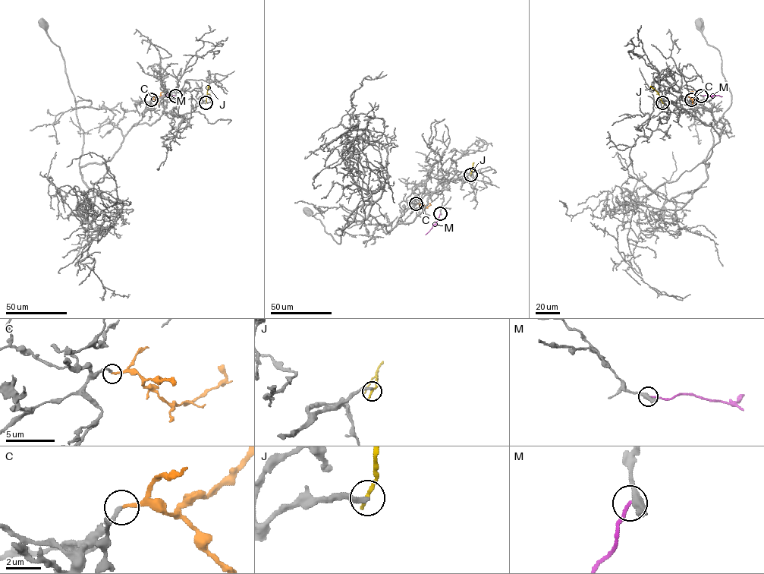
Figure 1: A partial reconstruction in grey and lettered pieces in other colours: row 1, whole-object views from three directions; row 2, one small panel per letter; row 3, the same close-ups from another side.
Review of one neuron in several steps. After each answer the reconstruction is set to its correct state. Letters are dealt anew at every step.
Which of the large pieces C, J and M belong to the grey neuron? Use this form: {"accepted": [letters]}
{"accepted": ["C"]}

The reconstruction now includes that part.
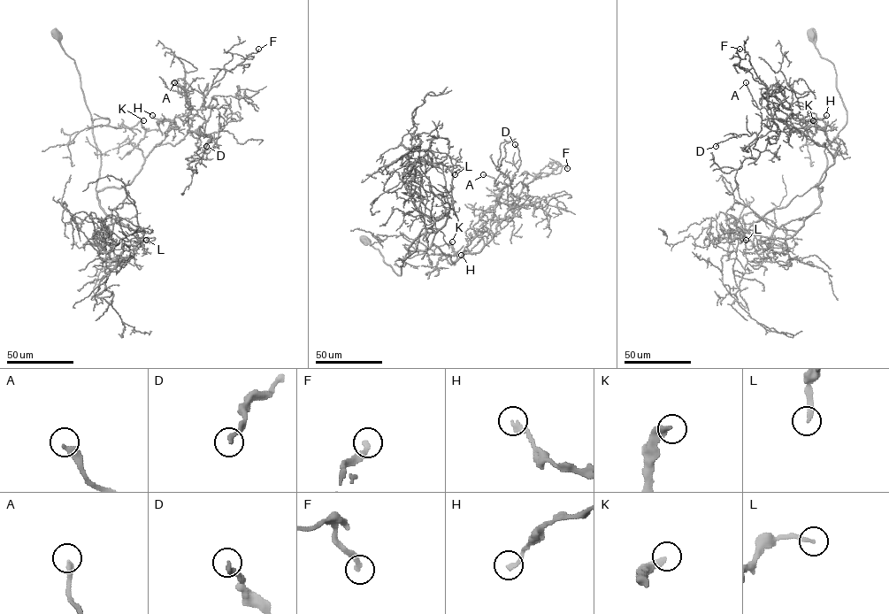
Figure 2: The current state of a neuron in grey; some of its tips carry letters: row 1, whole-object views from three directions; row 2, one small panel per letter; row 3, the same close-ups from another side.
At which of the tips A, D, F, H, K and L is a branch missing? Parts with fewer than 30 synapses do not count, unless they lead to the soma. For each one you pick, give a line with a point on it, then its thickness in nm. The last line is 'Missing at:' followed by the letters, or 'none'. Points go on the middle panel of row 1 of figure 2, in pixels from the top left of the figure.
K: place (452, 241); calibre 320 nm
Missing at: K

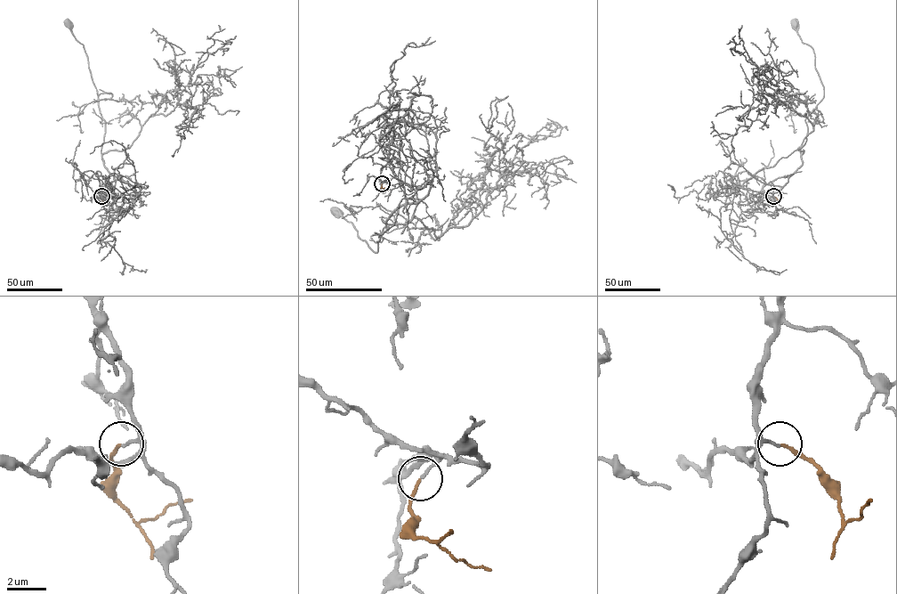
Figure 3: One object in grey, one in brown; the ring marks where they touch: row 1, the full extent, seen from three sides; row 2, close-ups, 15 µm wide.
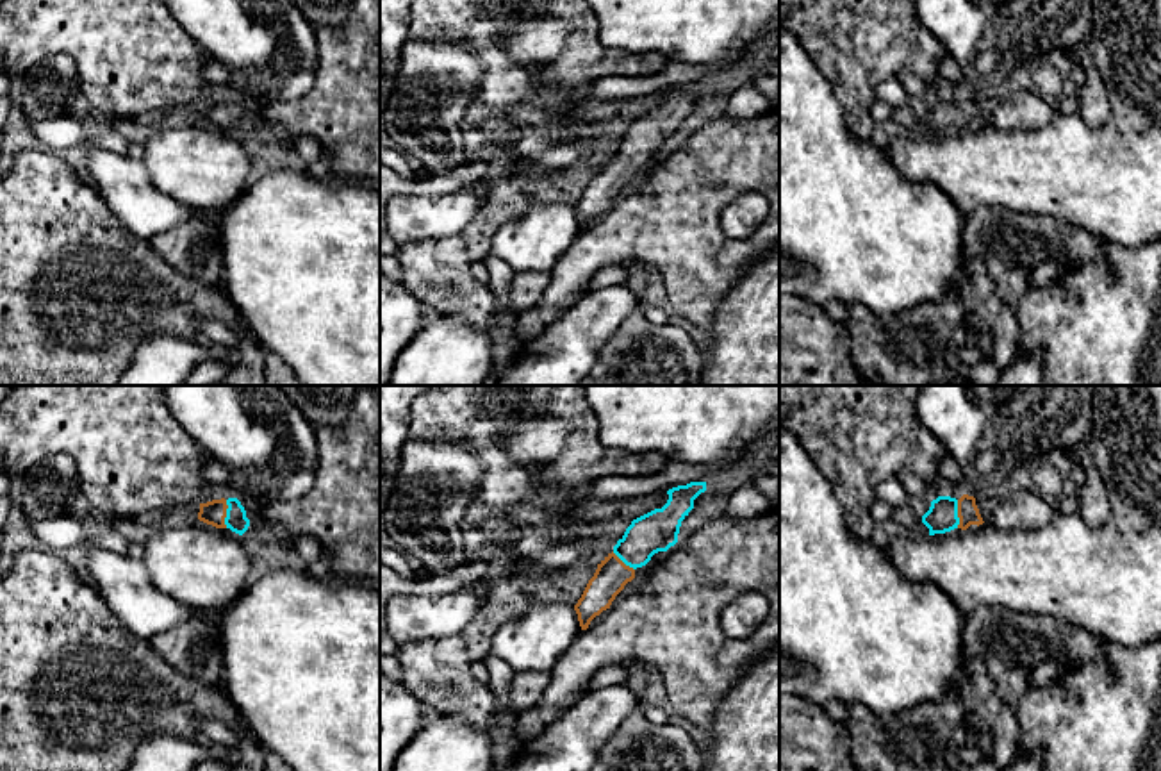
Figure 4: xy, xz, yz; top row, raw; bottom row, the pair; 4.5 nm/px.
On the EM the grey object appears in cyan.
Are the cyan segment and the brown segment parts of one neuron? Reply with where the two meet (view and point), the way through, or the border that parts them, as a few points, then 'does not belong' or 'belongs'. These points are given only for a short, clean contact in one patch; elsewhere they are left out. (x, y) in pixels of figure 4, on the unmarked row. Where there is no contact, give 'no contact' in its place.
xy (227, 115) | across xy (236, 120), (227, 115), (213, 113) | belongs

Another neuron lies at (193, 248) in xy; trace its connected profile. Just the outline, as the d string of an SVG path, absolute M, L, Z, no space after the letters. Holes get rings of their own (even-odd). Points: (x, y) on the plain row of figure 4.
M187 220L155 234L148 243L175 271L207 286L223 280L223 252L214 225Z

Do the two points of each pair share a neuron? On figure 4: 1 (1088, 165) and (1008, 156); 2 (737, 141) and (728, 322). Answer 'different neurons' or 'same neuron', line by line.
1: same neuron
2: different neurons

